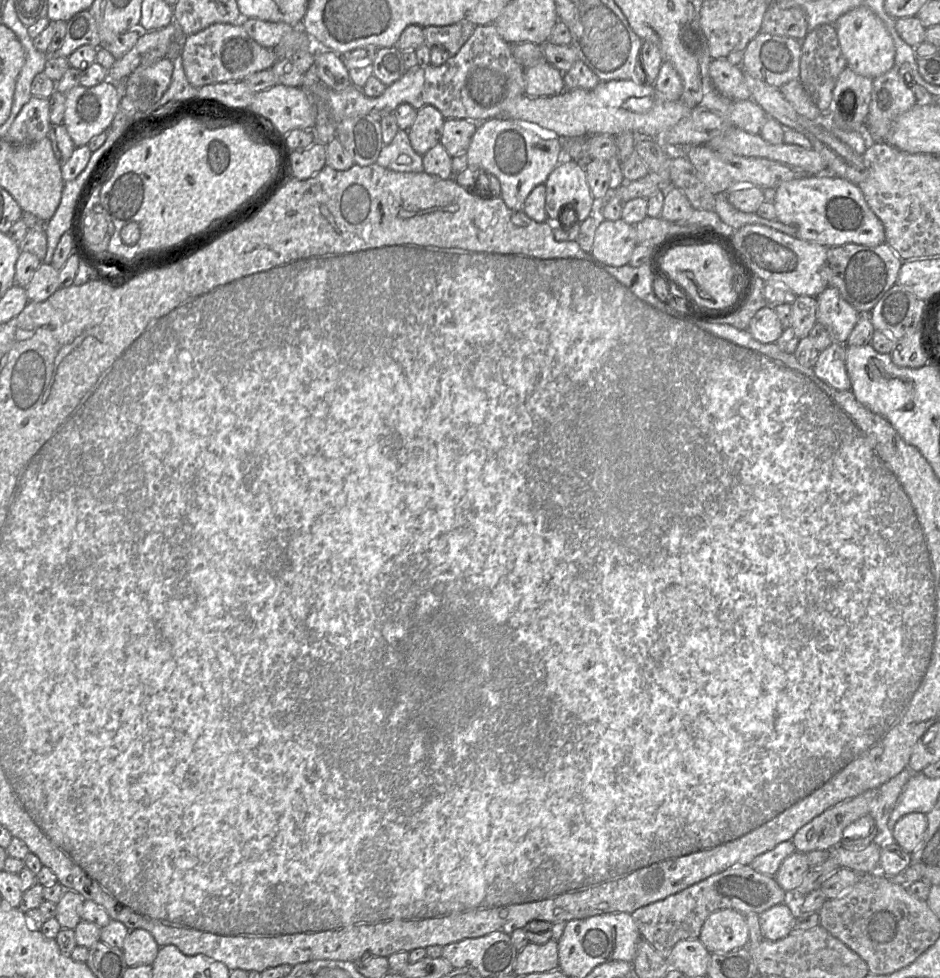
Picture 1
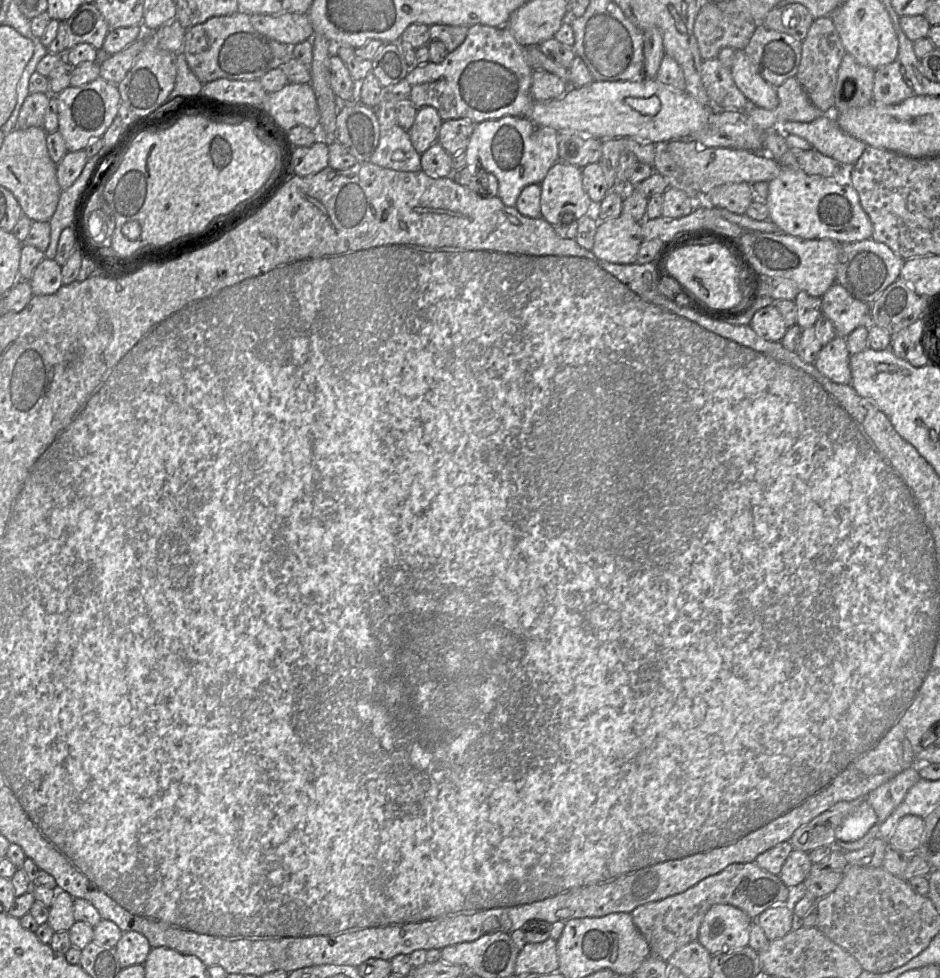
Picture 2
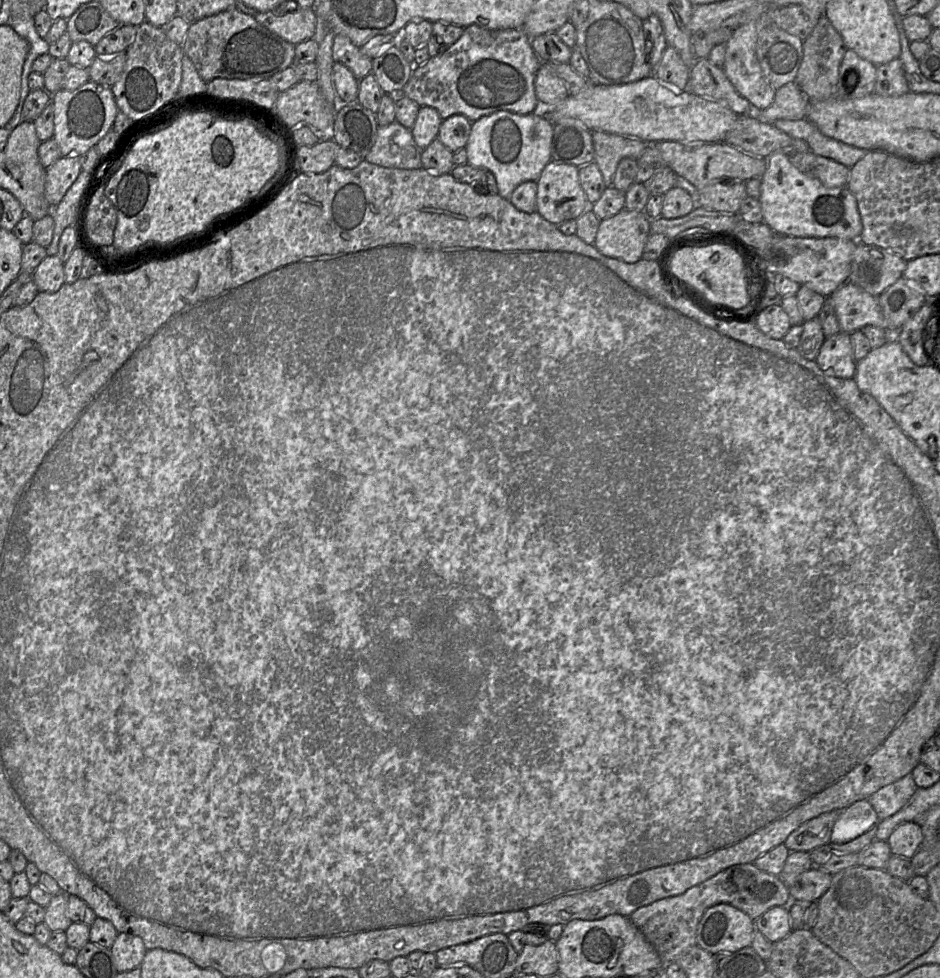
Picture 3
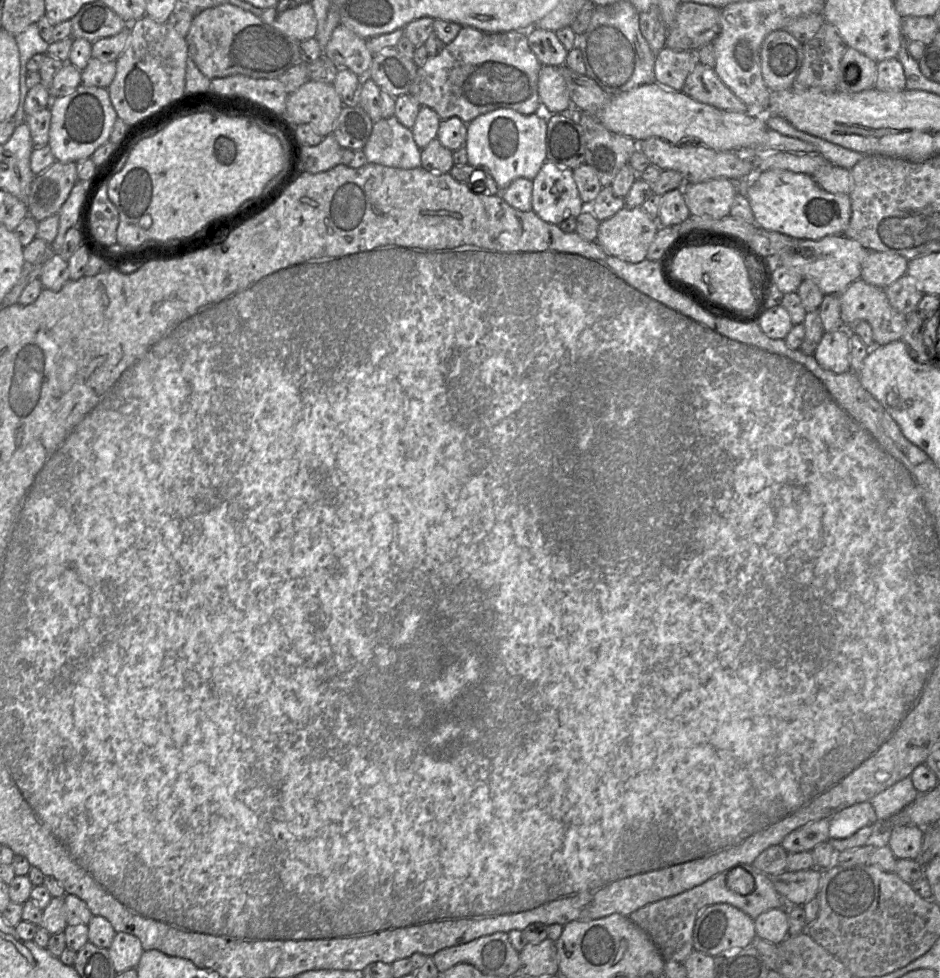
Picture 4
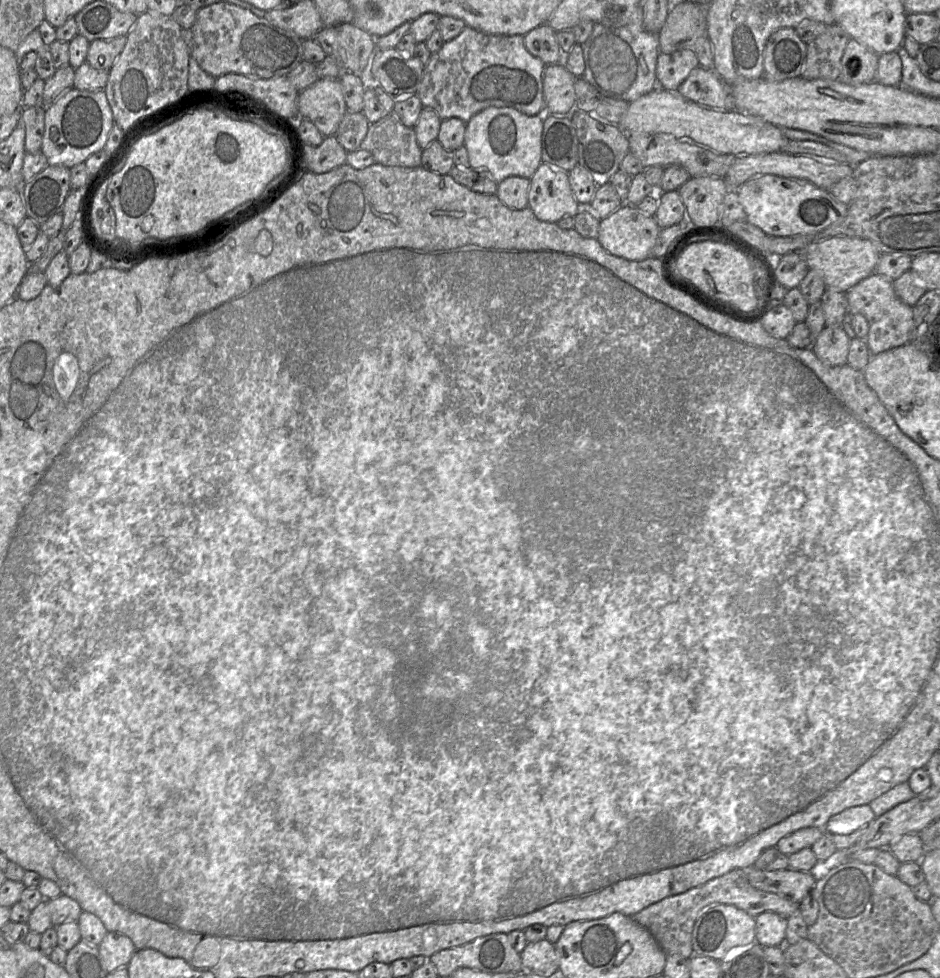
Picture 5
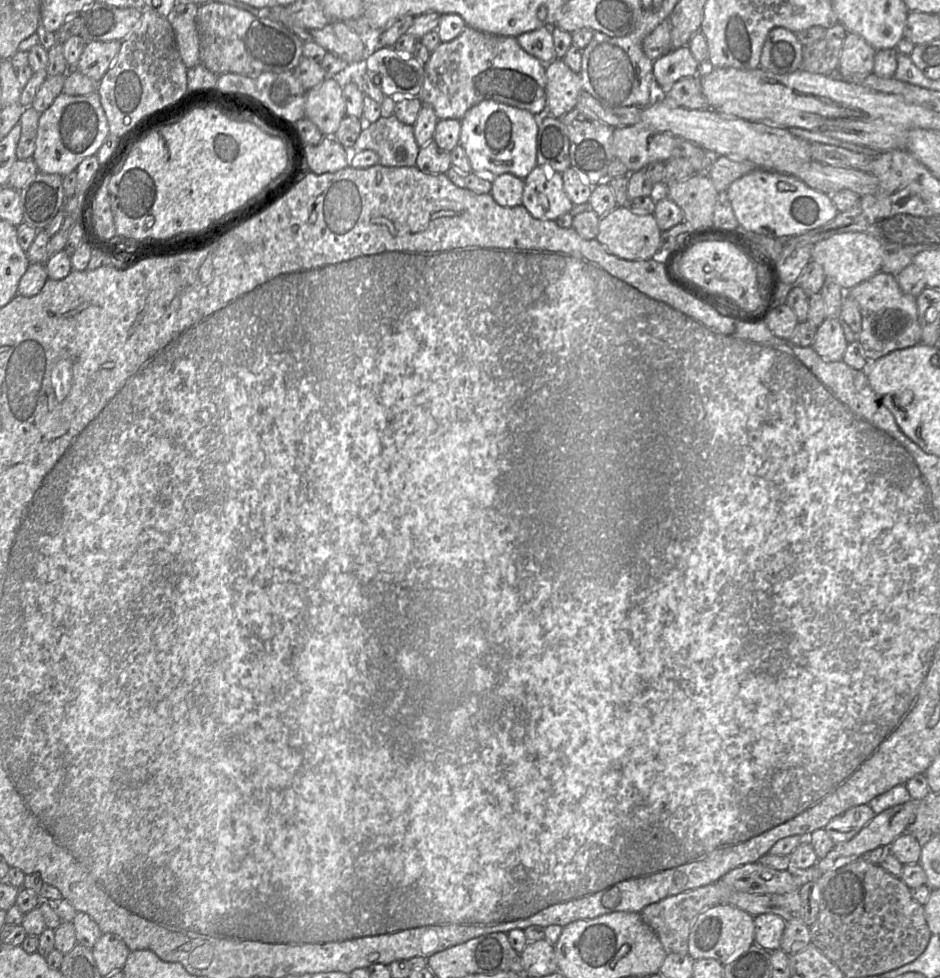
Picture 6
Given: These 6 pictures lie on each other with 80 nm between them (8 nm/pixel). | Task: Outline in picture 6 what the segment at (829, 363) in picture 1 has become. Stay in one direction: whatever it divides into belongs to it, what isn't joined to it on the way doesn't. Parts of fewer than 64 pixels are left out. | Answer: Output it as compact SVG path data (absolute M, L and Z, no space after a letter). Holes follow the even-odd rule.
M826 317L816 329L811 347L825 361L840 361L847 345L840 319Z

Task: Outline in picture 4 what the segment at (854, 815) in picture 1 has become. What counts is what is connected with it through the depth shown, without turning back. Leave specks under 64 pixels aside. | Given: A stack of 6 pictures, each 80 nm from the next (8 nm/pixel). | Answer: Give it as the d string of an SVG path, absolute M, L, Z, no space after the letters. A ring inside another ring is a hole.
M830 819L808 823L790 833L780 844L788 853L812 851L818 844L829 840Z

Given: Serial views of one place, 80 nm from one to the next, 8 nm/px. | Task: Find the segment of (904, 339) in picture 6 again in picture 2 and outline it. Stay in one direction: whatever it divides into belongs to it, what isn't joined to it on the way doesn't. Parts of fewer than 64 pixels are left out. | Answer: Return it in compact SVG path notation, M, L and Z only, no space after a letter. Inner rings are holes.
M838 283L821 297L821 313L833 324L836 336L847 336L859 326L870 323L870 304L853 298Z

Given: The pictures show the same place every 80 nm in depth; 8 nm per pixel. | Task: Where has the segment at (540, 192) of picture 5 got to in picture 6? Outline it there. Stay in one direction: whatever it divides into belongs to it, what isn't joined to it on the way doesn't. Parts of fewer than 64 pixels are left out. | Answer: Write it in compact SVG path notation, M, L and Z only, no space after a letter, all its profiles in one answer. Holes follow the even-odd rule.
M536 166L530 173L529 175L524 179L524 189L523 189L523 196L522 196L522 205L529 211L529 213L540 220L556 220L559 216L565 213L569 213L573 207L573 205L578 205L578 204L573 204L567 194L564 191L563 187L563 179L562 179L562 174L558 172L554 172L552 170L549 170L545 167L542 166Z

